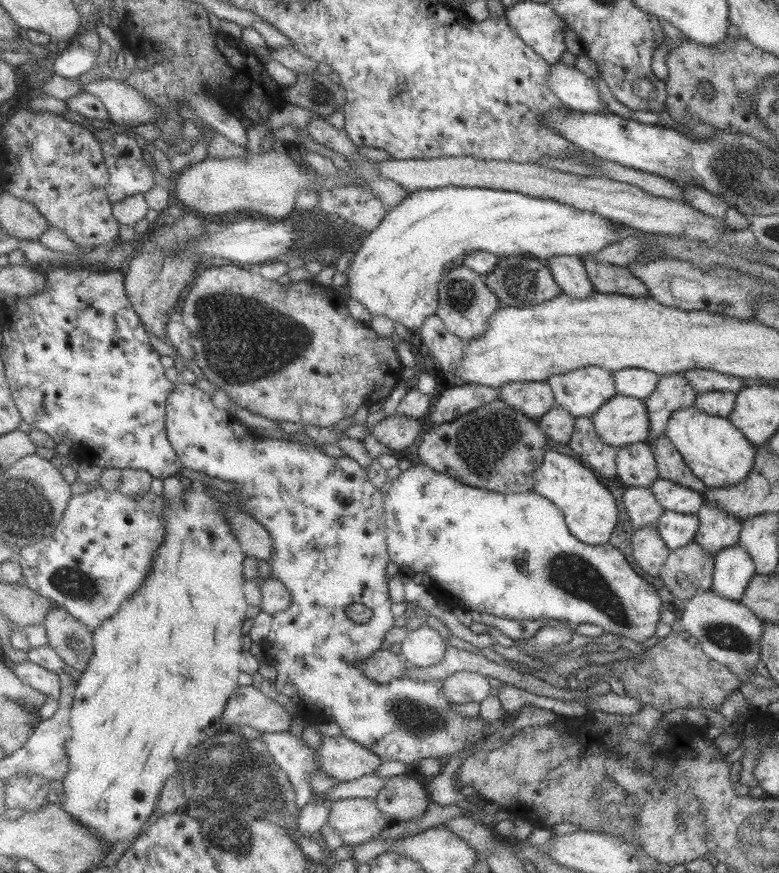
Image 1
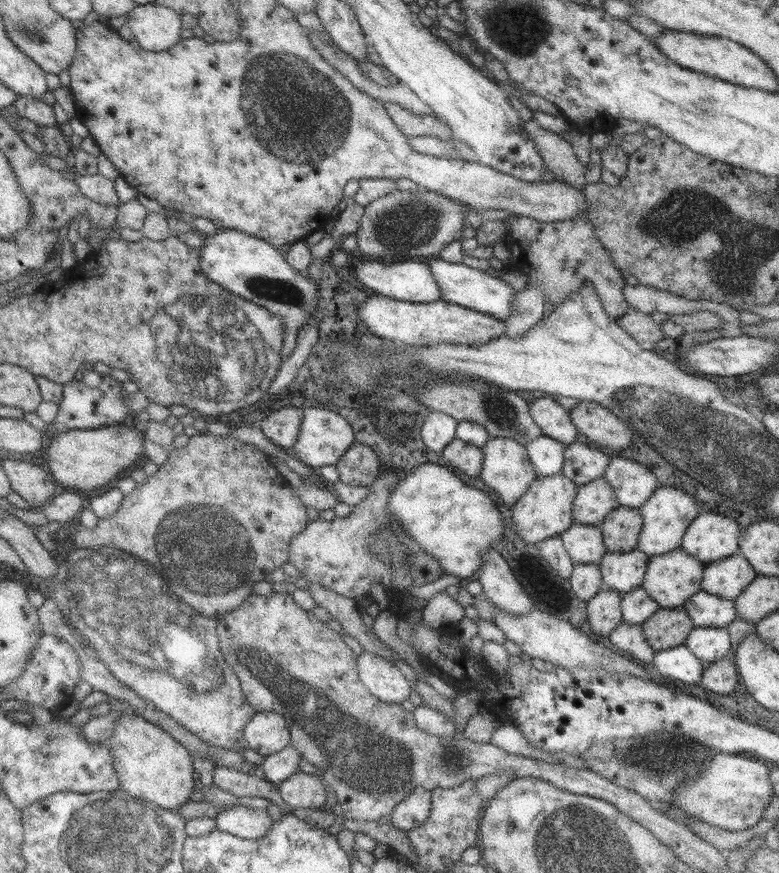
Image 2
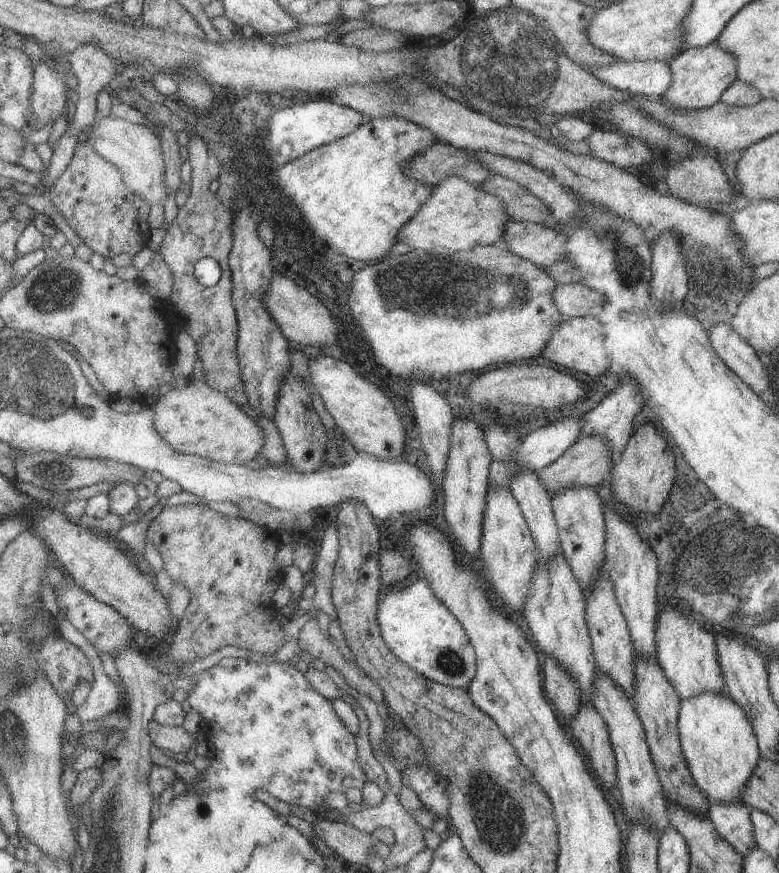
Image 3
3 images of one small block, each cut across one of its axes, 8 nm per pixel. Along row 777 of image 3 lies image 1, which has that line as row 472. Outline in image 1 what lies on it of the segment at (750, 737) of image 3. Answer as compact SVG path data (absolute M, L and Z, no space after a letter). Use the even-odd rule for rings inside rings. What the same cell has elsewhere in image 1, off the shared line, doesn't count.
M694 406L671 414L665 436L674 443L694 476L698 476L708 489L744 482L755 464L757 450L754 444L728 418L705 414Z

